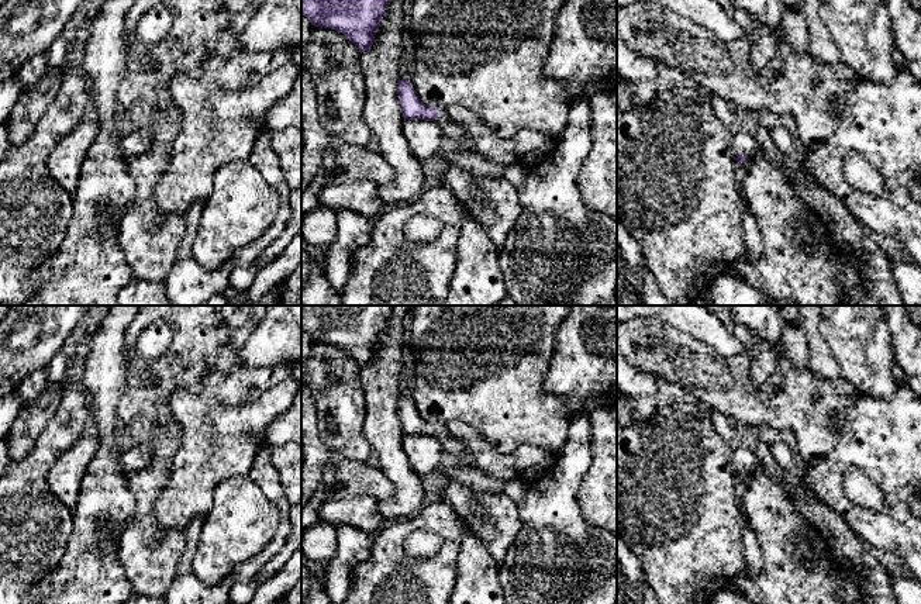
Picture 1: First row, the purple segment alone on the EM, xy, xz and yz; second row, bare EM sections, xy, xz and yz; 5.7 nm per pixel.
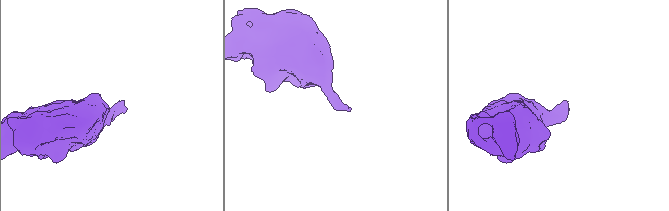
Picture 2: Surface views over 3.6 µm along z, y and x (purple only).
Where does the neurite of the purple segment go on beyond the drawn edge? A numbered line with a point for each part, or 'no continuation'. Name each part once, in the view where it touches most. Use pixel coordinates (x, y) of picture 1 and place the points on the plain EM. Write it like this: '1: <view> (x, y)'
1: yz (747, 459)

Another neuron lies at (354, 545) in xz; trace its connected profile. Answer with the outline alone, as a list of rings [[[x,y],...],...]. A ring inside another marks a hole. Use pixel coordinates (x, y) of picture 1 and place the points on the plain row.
[[[349,524],[337,528],[337,556],[324,566],[327,594],[334,604],[344,604],[349,591],[349,577],[355,566],[370,558],[373,539],[370,534]]]

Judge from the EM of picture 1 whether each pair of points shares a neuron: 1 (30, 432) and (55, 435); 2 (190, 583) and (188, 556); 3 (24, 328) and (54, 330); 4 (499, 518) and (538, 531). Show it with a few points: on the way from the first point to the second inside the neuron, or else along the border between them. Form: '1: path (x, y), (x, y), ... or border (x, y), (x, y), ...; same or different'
1: border (57, 413), (38, 435), (31, 449), (19, 461); different
2: path (186, 576), (186, 563); same
3: border (40, 320), (40, 338), (30, 347), (14, 351); different
4: border (518, 504), (521, 530), (506, 555); different

